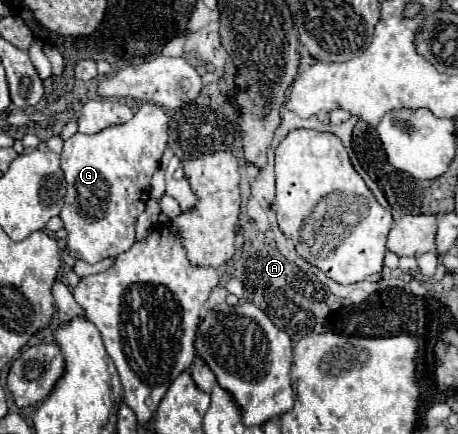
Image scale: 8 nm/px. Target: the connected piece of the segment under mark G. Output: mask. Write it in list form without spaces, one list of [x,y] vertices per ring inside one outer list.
[[[150,103],[142,105],[128,123],[112,125],[94,135],[76,133],[68,141],[64,141],[62,171],[66,175],[68,193],[66,203],[60,211],[60,219],[64,221],[64,229],[68,231],[66,245],[74,259],[82,259],[86,263],[98,263],[106,257],[116,257],[132,247],[132,243],[136,241],[134,221],[144,211],[150,193],[150,179],[160,165],[166,141],[168,141],[168,117],[160,107]]]

